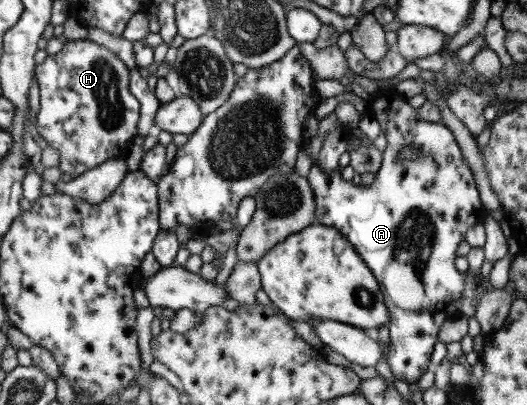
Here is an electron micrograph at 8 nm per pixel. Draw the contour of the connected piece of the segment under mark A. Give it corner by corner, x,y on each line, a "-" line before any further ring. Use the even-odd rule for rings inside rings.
380,92
371,99
370,116
376,119
381,133
384,133
386,146
381,152
379,170
369,185
347,181
338,173
323,173
323,167
318,164
313,165
307,178
317,201
317,223
331,226
347,238
386,295
386,362
393,377
407,384
417,383
426,371
440,325
447,319
473,317
476,287
491,288
489,280
480,273
459,272
453,265
455,248
464,240
465,231
477,224
484,213
473,174
463,161
450,129
440,122
416,120
415,113
417,109
409,107
403,98
385,100
-
399,148
411,148
416,153
415,160
398,157

